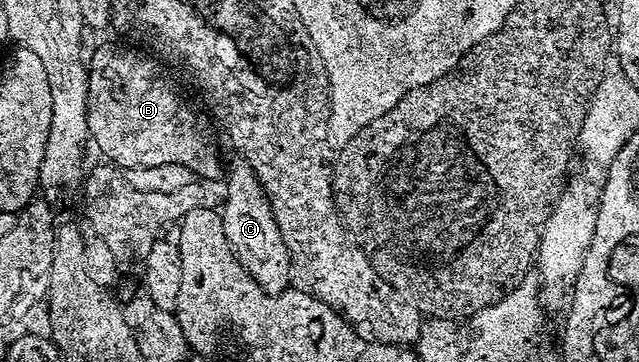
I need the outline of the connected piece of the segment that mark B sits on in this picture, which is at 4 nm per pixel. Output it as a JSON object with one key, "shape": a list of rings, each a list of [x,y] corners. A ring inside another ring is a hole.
{"shape":[[[101,46],[93,59],[88,59],[87,124],[92,145],[97,145],[112,165],[125,170],[151,164],[183,164],[198,179],[222,177],[221,154],[208,124],[177,95],[161,71],[162,63],[149,58],[133,50]]]}

